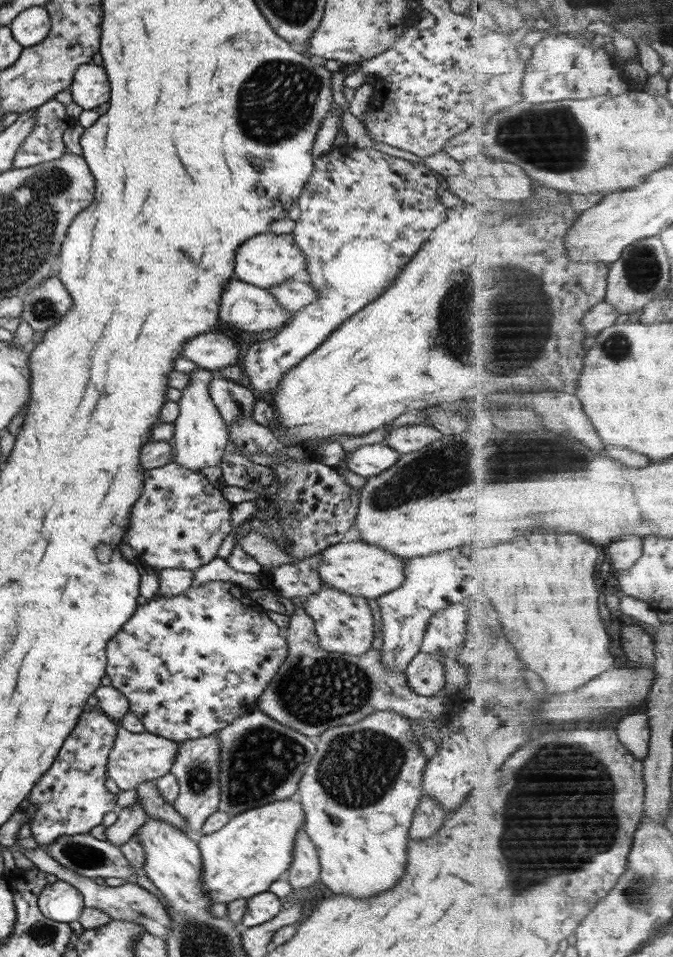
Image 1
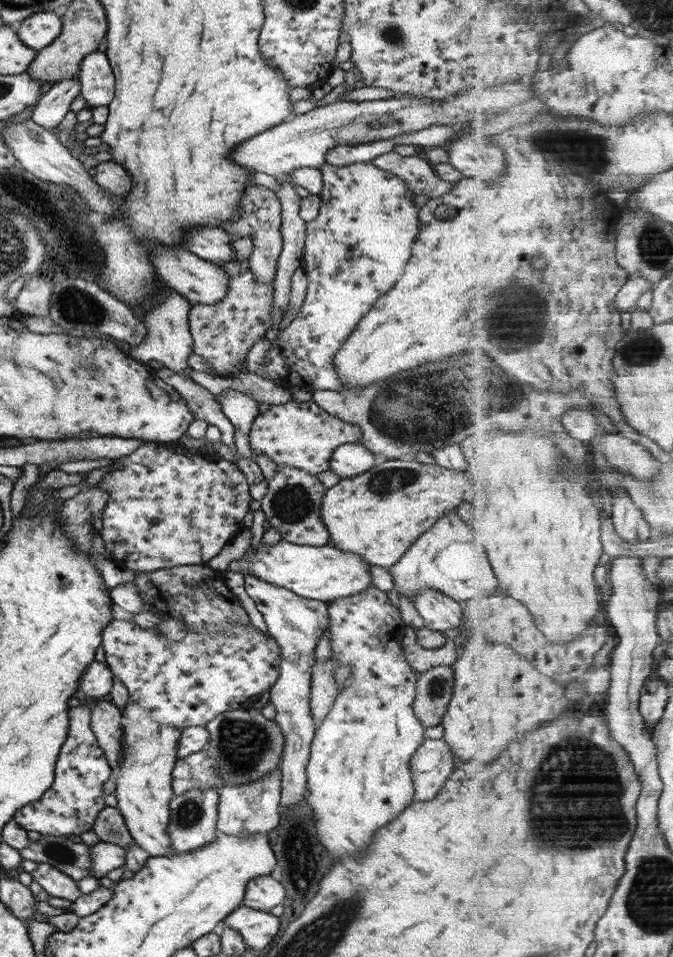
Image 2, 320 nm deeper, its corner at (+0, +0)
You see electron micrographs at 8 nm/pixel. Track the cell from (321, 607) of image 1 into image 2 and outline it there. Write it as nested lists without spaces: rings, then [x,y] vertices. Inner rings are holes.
[[[332,654],[329,661],[325,661],[325,663],[314,661],[312,664],[308,703],[310,715],[315,725],[327,716],[332,702],[338,693],[338,688],[332,677],[333,669],[337,666],[338,664],[332,658]]]

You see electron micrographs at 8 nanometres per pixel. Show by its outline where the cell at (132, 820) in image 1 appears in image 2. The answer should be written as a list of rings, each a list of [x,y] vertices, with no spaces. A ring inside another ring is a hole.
[[[99,841],[97,844],[88,847],[88,851],[90,868],[92,868],[88,872],[88,876],[100,879],[105,877],[109,870],[124,867],[126,849],[121,846]]]

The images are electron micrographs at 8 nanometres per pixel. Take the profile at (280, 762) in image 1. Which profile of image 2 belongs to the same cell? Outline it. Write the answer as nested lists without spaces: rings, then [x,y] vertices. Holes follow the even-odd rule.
[[[243,708],[221,712],[204,727],[209,734],[209,741],[203,750],[214,762],[215,771],[222,780],[221,787],[245,784],[279,769],[285,737],[281,735],[275,721],[265,718],[257,709]]]

